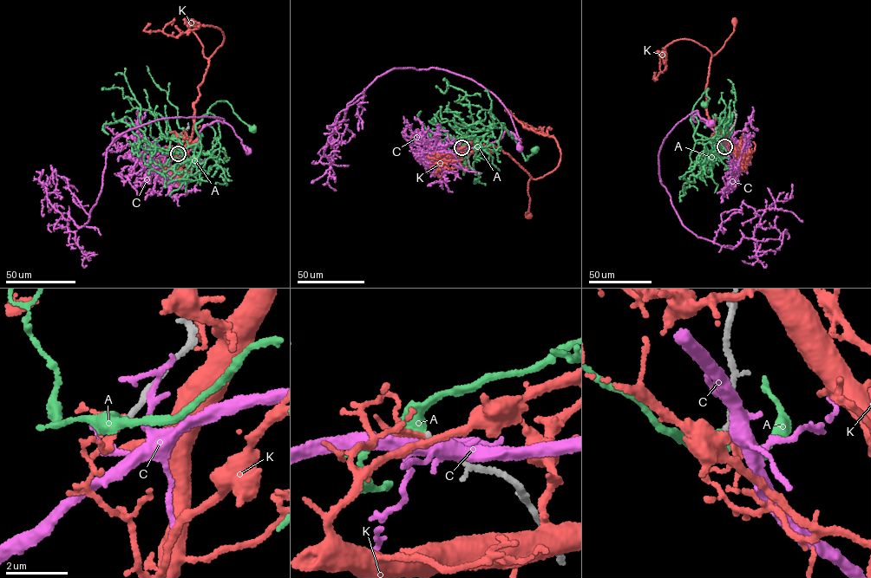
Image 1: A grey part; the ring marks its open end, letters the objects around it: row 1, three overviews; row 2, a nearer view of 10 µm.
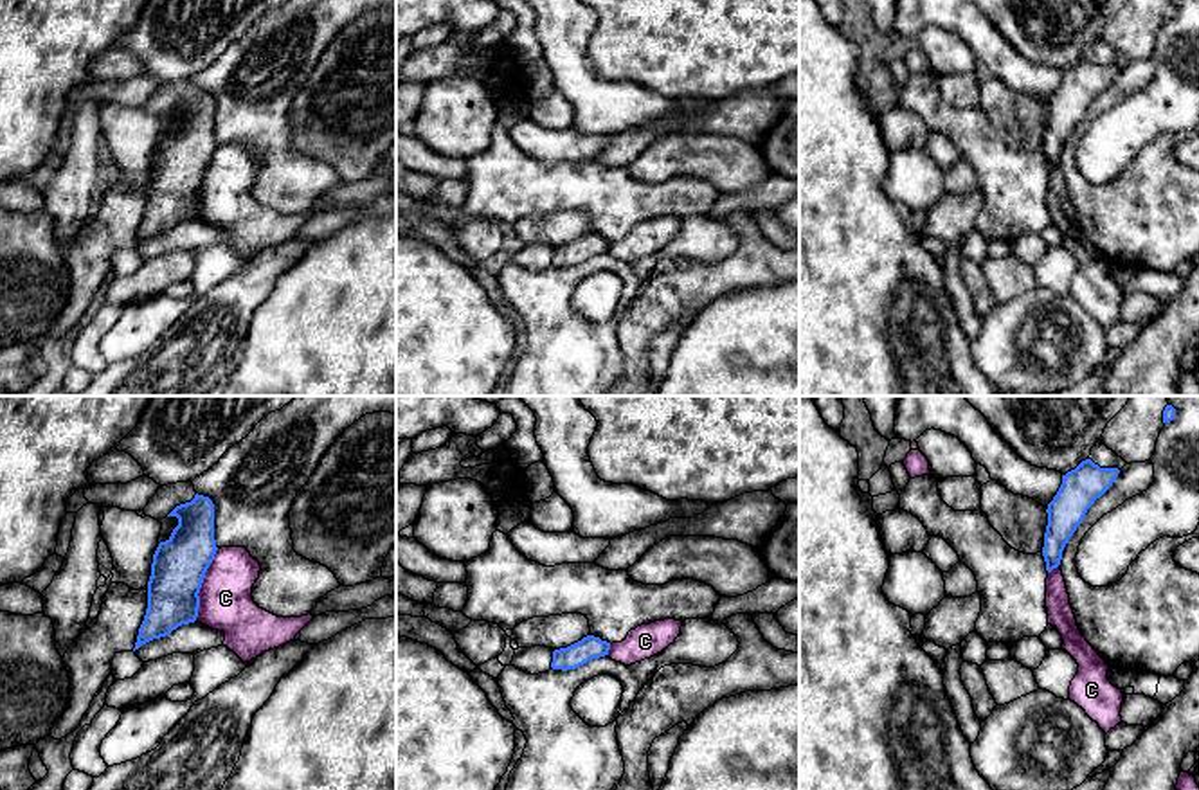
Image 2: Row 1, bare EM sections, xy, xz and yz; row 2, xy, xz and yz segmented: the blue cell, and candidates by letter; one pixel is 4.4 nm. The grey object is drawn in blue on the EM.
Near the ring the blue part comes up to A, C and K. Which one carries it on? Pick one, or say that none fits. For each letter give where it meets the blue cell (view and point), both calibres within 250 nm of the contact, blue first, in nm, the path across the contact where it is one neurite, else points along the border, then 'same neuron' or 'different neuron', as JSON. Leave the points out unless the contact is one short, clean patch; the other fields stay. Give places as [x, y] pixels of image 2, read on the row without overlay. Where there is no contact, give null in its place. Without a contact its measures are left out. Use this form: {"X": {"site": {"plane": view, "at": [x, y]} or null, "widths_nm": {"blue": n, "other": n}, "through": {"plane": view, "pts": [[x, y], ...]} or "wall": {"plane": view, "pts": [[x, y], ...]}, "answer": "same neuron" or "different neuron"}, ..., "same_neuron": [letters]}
{"A": {"site": null, "answer": "same neuron"}, "C": {"site": {"plane": "xy", "at": [200, 182]}, "widths_nm": {"blue": 240, "other": 240}, "wall": {"plane": "xy", "pts": [[218, 146], [206, 170], [195, 216]]}, "answer": "different neuron"}, "K": {"site": null, "answer": "different neuron"}, "same_neuron": ["A"]}

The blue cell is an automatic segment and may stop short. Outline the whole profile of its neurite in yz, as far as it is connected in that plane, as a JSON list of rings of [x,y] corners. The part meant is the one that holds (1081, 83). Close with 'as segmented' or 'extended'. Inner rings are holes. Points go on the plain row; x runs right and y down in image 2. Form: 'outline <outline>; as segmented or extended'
outline [[[1086,56],[1075,67],[1062,72],[1062,81],[1046,106],[1048,122],[1042,153],[1048,169],[1060,162],[1066,140],[1095,97],[1113,83],[1118,70],[1118,65],[1100,65],[1091,56]]]; as segmented

